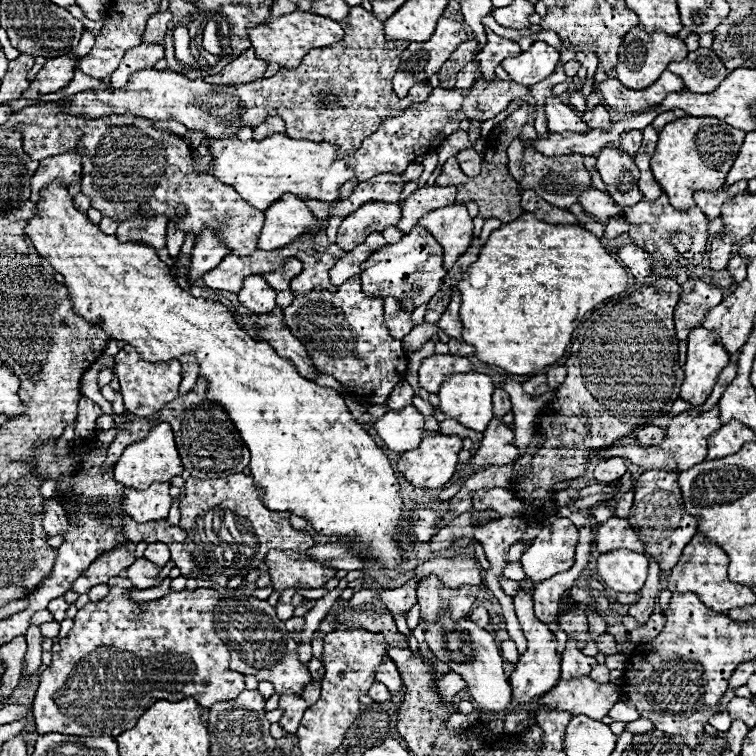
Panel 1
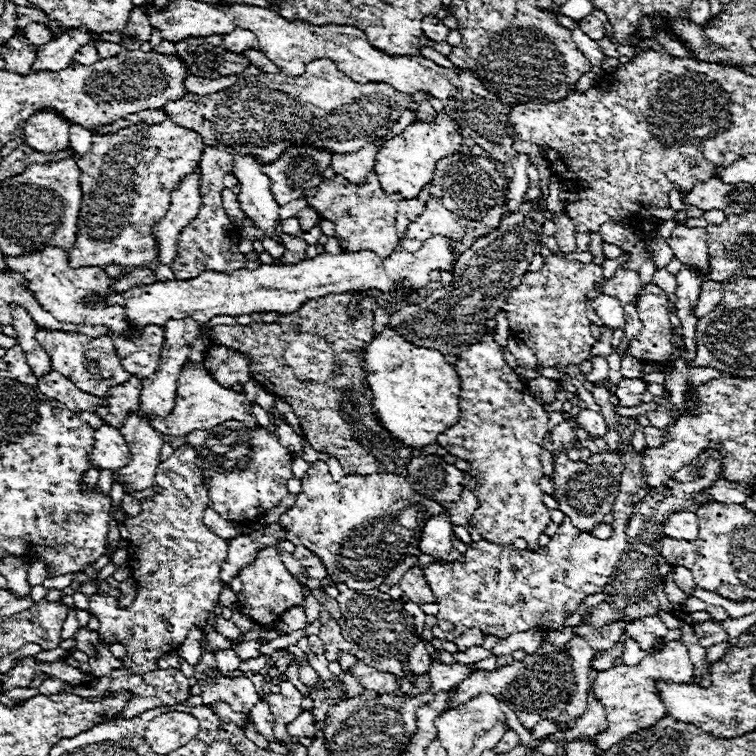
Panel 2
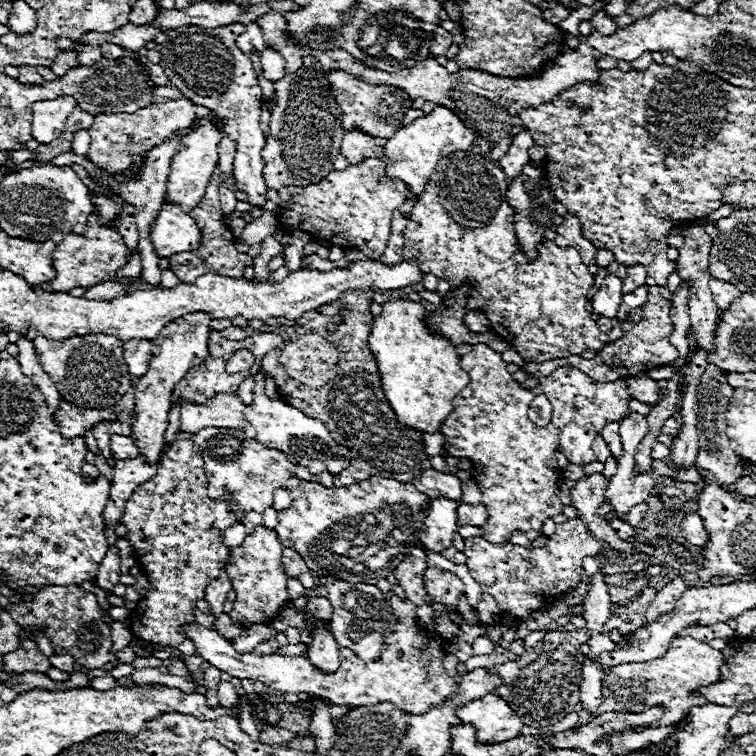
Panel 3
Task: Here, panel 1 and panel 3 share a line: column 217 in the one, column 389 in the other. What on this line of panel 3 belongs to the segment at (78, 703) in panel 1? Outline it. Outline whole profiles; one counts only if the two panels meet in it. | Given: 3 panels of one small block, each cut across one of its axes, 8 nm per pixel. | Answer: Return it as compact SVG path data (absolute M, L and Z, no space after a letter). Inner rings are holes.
M386 592L384 600L392 606L396 624L394 632L384 636L380 660L364 662L352 650L340 648L340 670L332 674L316 670L306 656L236 654L230 640L224 640L218 632L200 624L188 624L182 626L182 630L184 636L194 642L196 656L200 656L204 662L210 662L214 668L228 672L236 678L260 680L284 694L316 694L338 706L374 706L380 702L392 702L408 714L424 714L432 706L442 706L448 698L452 698L452 694L456 694L456 682L446 674L442 664L448 640L438 638L438 634L428 632L420 626L416 606L410 600L402 600L394 592Z

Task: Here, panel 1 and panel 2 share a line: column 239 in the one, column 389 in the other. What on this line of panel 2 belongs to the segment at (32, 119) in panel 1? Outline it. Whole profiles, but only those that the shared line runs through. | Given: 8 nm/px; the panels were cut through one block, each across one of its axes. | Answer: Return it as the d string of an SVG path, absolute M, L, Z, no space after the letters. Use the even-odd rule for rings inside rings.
M374 170L368 172L368 176L362 184L352 184L342 176L326 178L318 186L308 188L302 198L322 218L334 222L336 238L340 240L342 250L346 250L346 252L372 250L380 258L386 258L388 254L392 254L396 250L396 246L398 246L396 212L398 212L400 200L404 200L404 198L402 198L402 194L386 196ZM330 200L332 200L332 204L330 204Z

